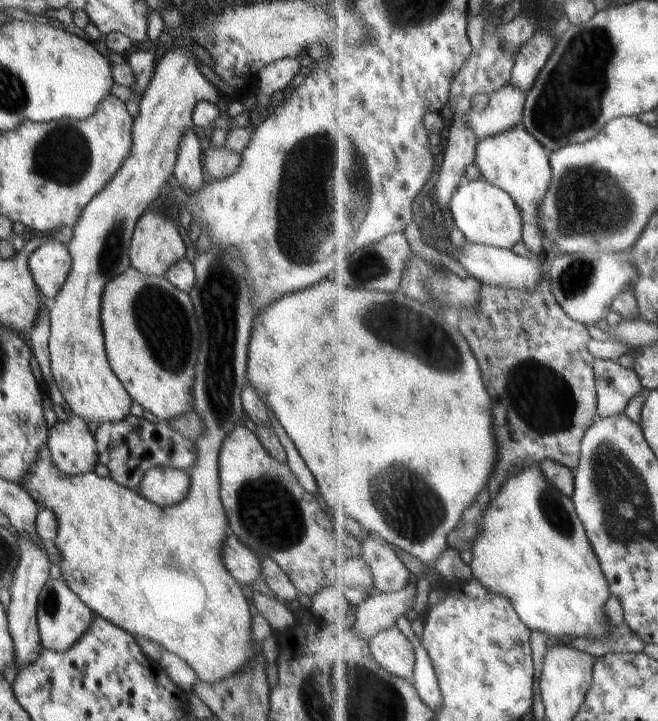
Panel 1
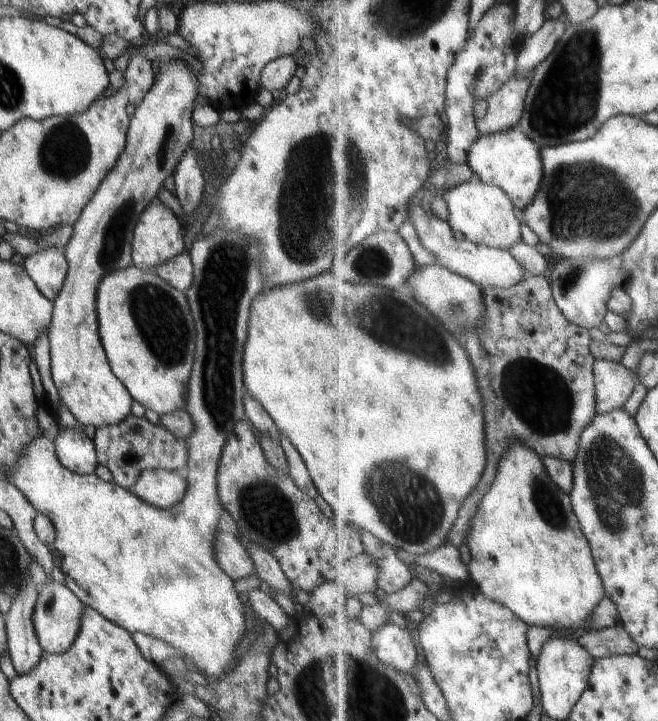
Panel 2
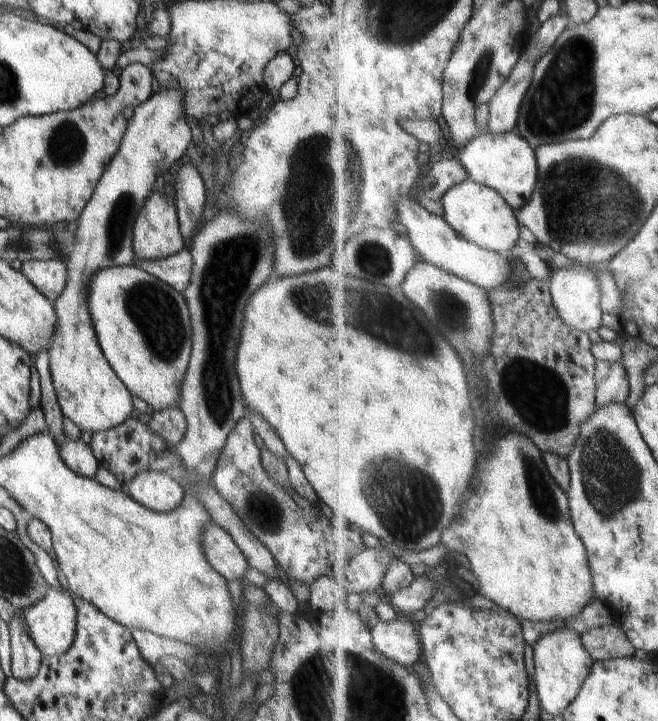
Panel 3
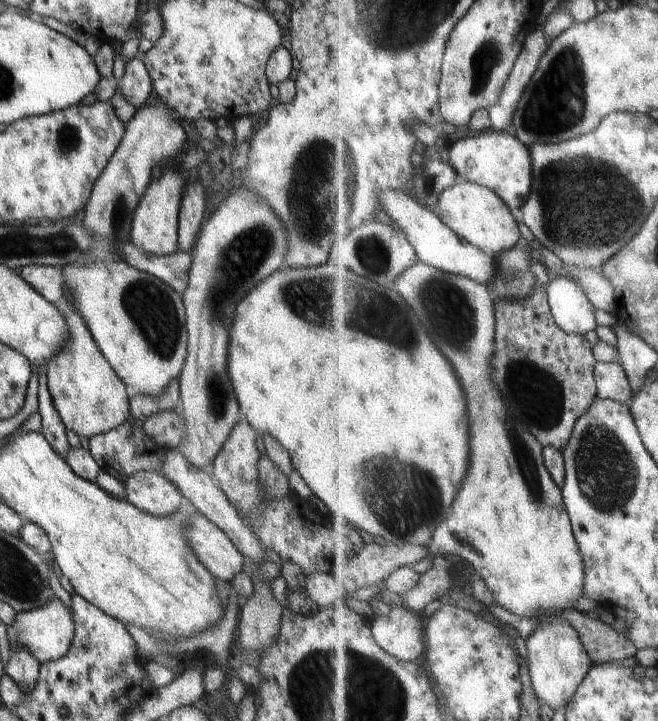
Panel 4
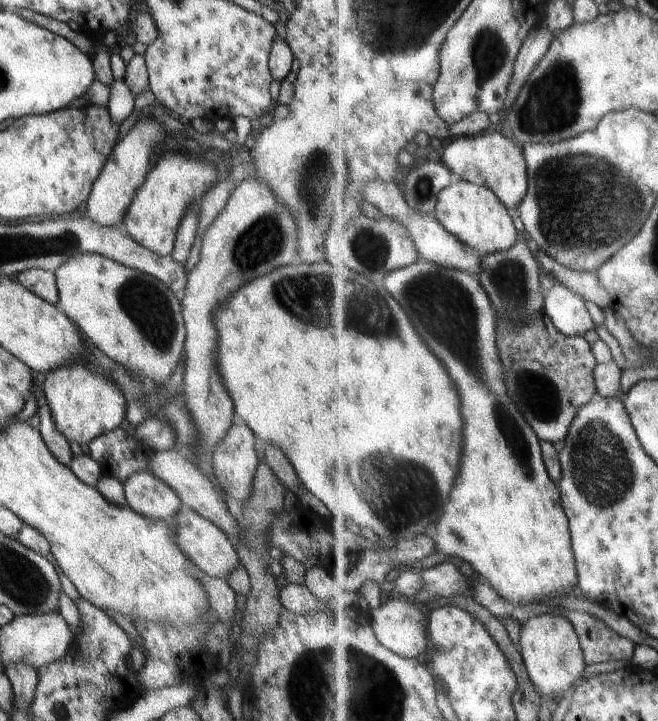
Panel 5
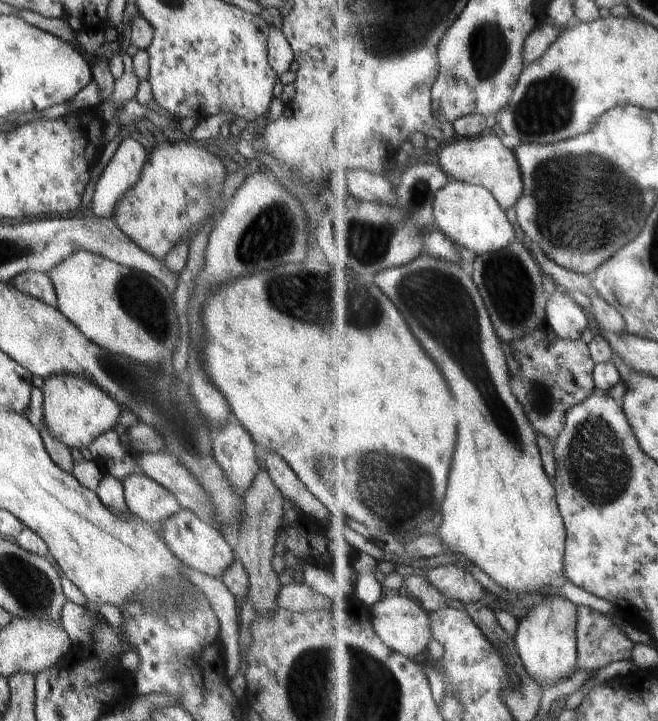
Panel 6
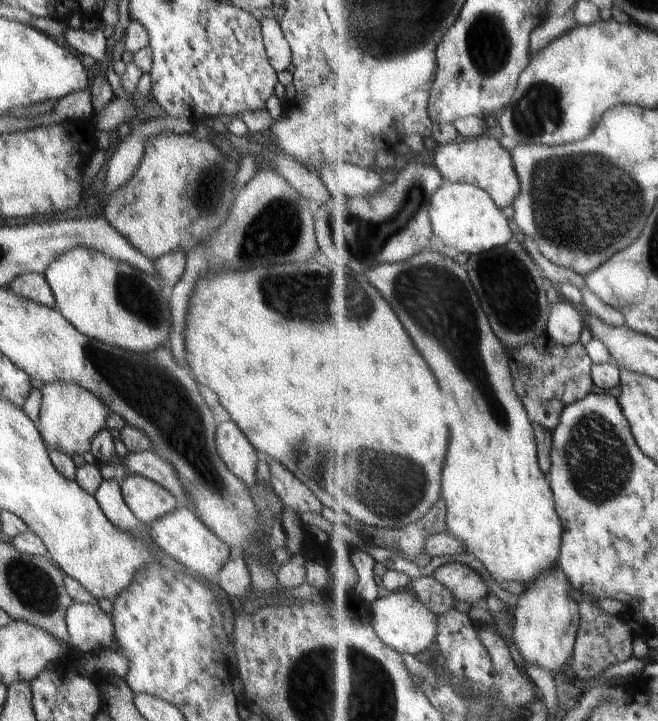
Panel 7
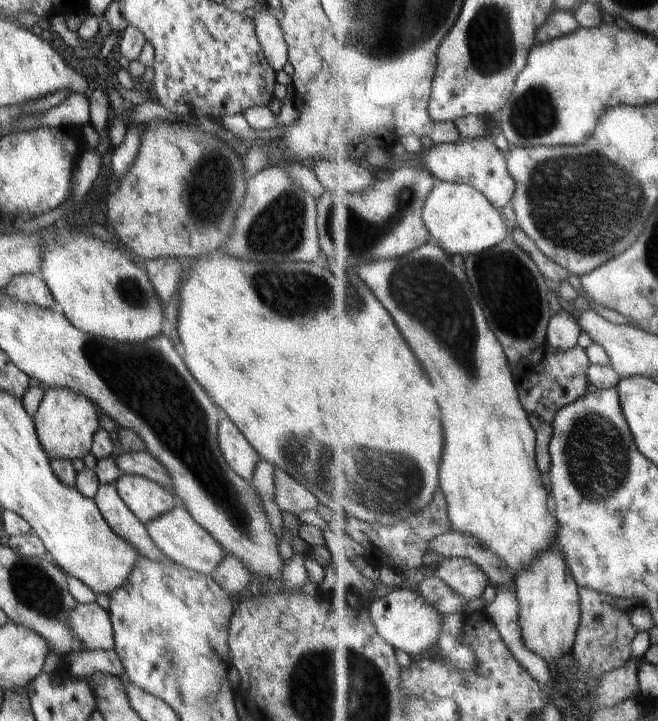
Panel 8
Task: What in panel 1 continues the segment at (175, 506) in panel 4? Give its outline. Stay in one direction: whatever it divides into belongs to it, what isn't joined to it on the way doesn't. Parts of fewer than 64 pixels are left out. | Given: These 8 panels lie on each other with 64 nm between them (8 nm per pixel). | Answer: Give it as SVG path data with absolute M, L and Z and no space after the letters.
M156 467L145 472L137 491L148 502L166 508L178 504L190 490L190 477L185 471Z

